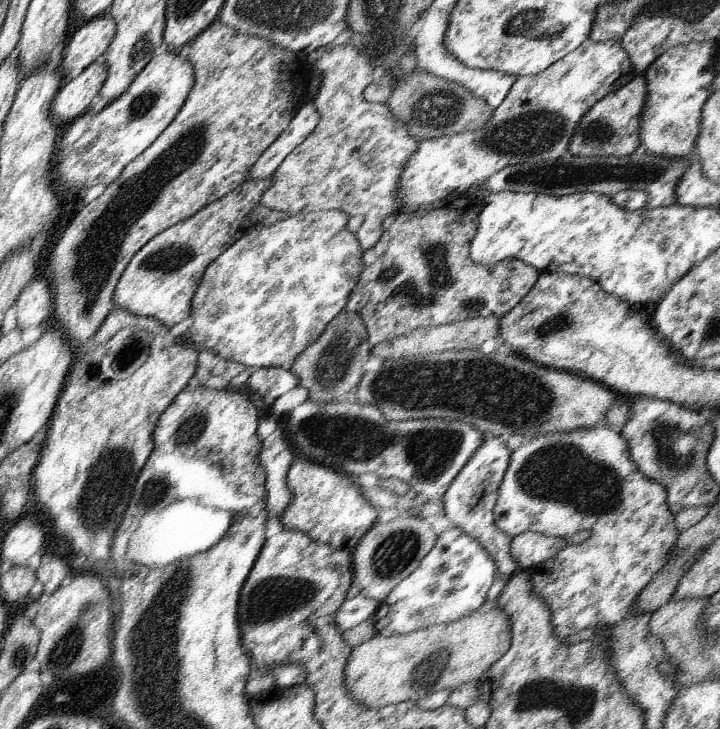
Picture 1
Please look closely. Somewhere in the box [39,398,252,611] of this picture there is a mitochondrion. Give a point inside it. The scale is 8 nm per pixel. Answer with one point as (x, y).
(105, 487)

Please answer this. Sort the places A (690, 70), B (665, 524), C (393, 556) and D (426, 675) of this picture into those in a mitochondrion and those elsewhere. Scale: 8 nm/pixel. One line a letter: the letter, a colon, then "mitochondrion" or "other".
A: other
B: other
C: mitochondrion
D: mitochondrion

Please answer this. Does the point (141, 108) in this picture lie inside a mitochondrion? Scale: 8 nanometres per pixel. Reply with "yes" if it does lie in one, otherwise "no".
yes

